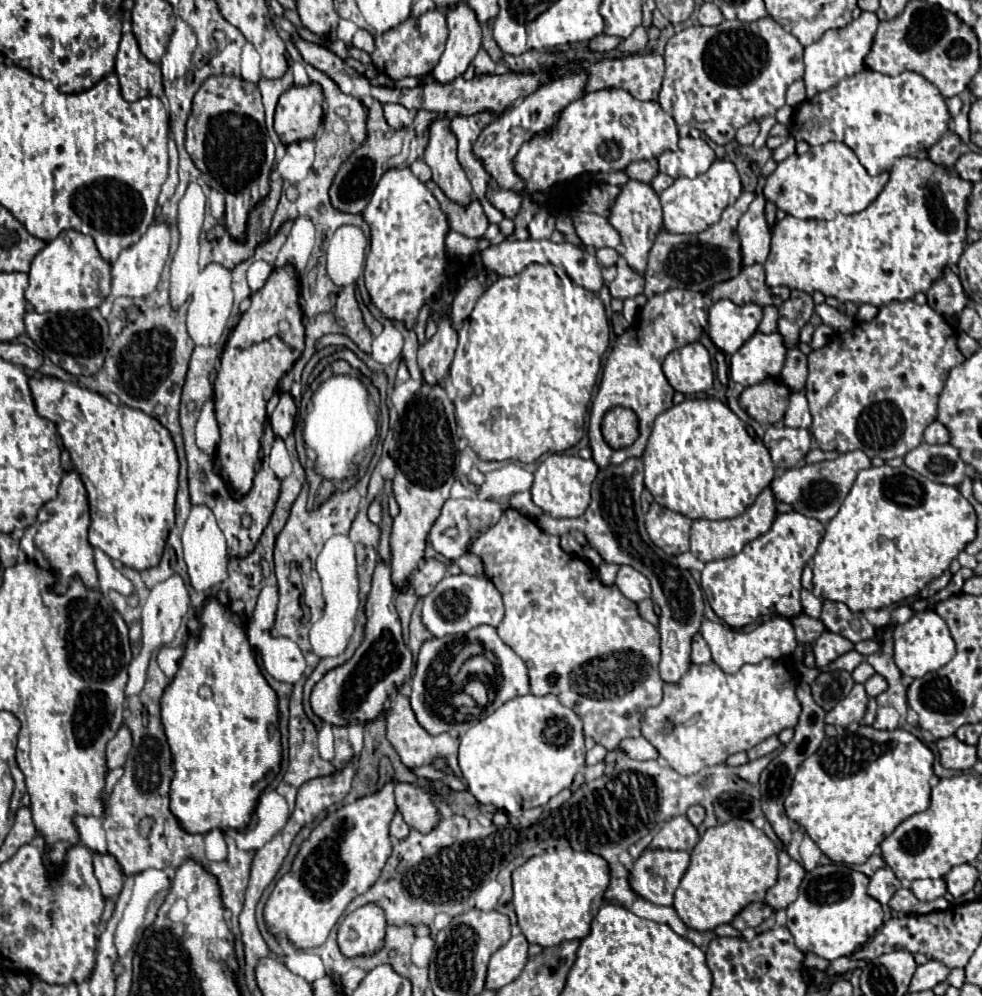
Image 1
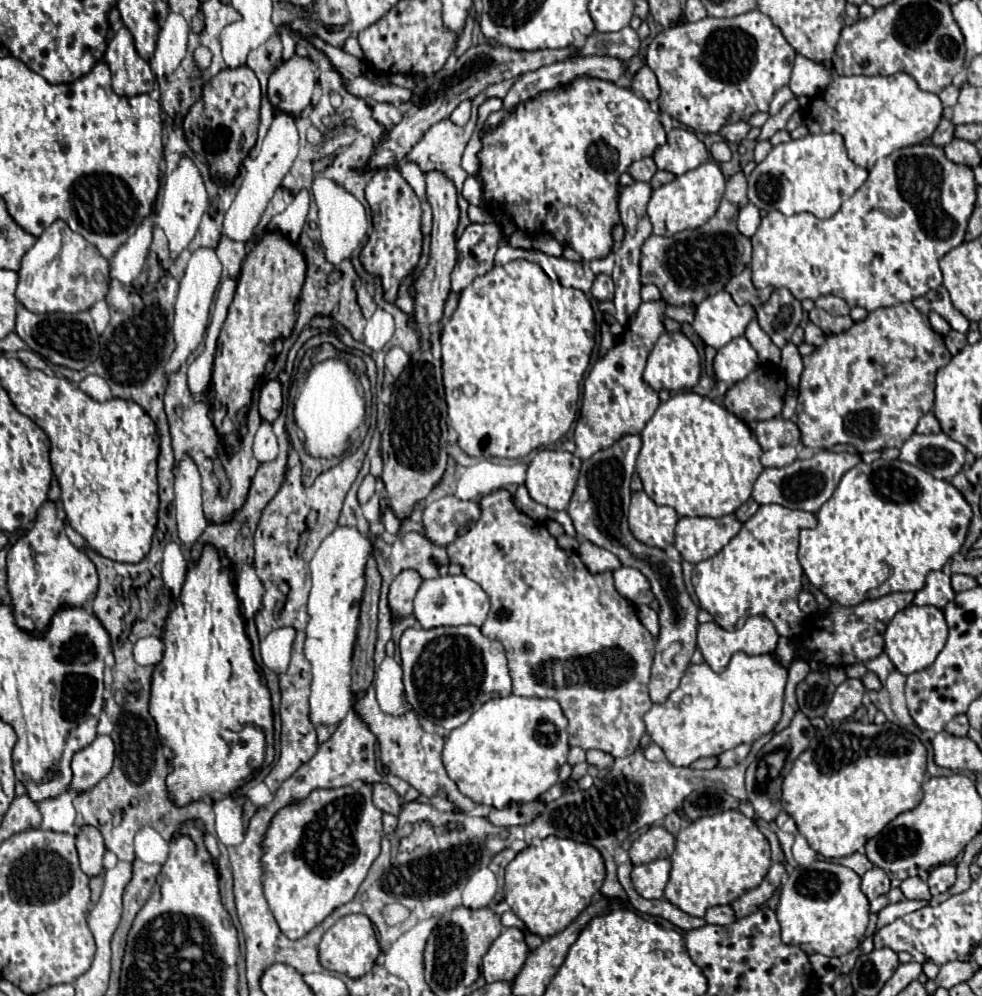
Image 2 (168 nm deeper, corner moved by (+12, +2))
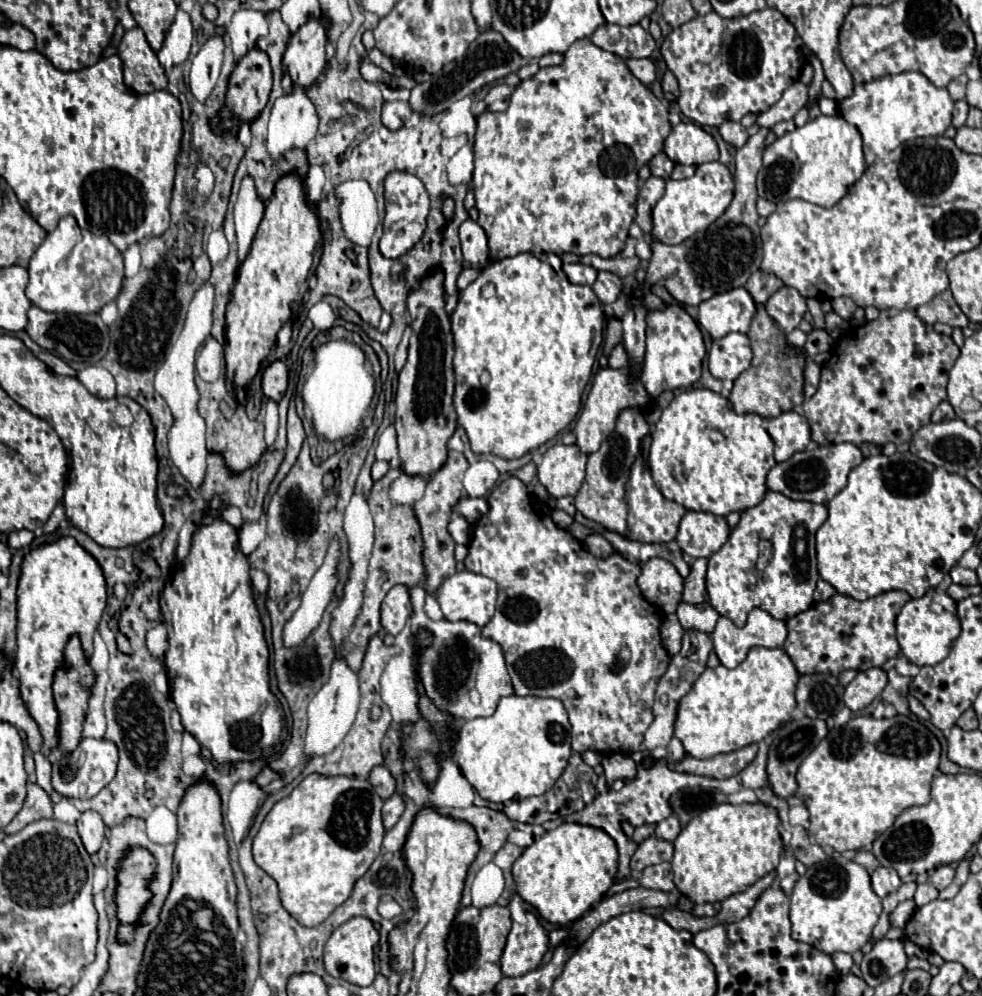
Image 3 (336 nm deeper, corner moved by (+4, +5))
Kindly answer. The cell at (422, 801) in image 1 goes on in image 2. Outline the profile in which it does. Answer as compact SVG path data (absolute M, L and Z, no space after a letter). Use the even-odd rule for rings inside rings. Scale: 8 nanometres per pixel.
M376 782L376 784L372 784L372 792L374 792L376 808L380 808L382 812L390 812L390 814L400 812L400 808L402 808L400 796L396 794L396 790L392 786L388 786L386 782Z

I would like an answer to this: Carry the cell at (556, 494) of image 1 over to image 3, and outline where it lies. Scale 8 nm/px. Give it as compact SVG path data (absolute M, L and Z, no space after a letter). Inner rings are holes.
M556 443L538 465L538 481L554 499L576 495L586 475L586 459L576 445Z

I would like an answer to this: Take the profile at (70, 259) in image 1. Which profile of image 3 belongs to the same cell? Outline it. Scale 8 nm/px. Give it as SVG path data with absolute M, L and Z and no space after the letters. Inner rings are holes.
M62 217L58 227L46 235L44 243L34 251L30 265L30 283L26 287L26 297L40 309L48 313L98 313L108 301L114 301L122 289L124 265L122 253L104 235L94 235L90 231L80 231L74 217Z

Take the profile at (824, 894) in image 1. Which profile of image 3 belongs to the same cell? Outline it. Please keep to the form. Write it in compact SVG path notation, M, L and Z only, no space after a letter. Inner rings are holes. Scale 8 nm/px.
M828 859L822 863L816 863L806 869L806 873L796 881L792 897L790 897L790 921L792 921L792 937L796 941L808 943L828 955L836 951L854 953L858 951L872 935L872 929L882 913L880 897L872 891L870 875L868 871L850 859Z

